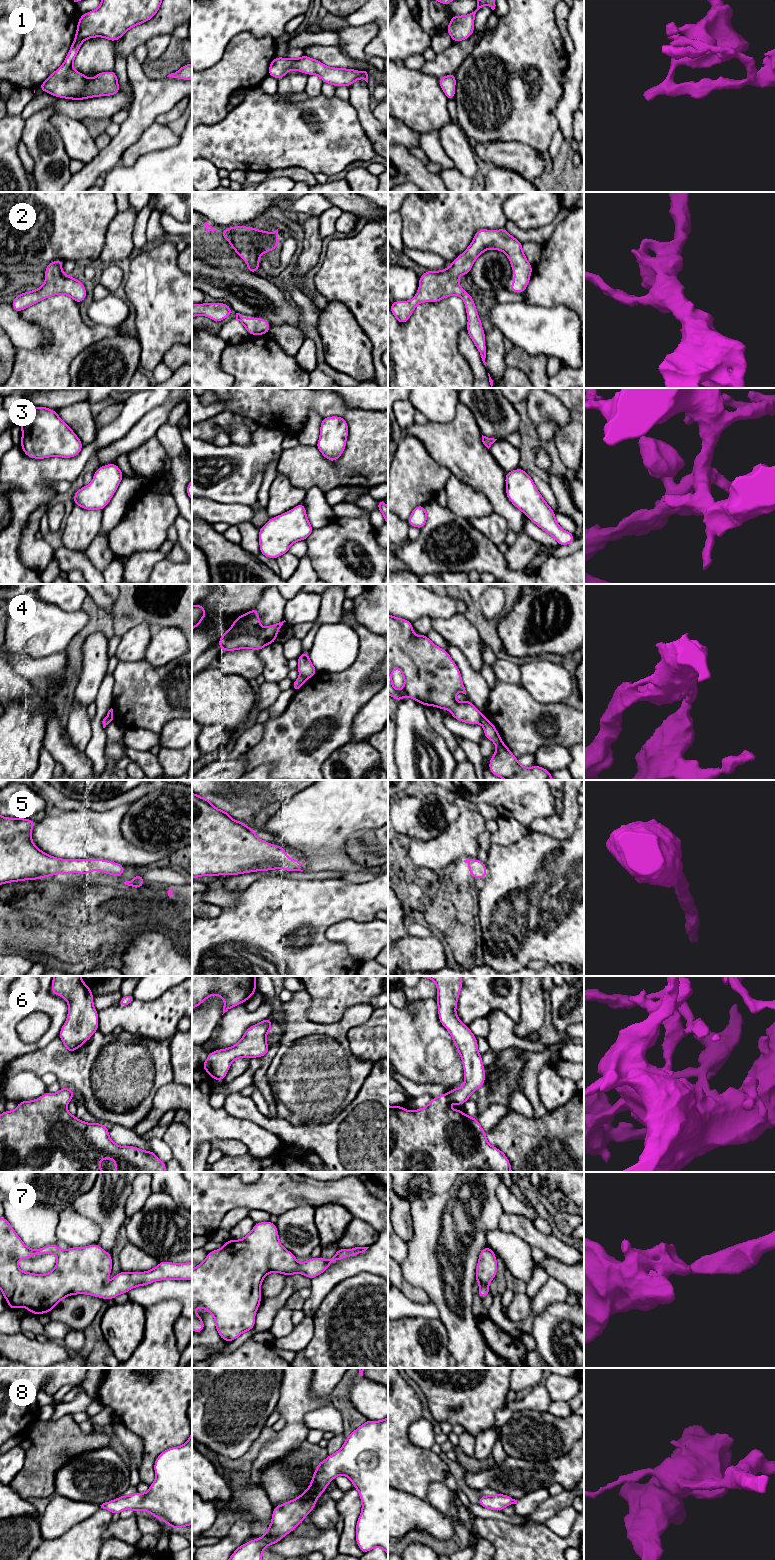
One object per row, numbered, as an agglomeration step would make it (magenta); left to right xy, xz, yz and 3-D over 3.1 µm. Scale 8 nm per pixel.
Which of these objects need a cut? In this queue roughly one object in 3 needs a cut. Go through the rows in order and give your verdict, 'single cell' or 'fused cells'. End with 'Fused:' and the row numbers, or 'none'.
1: single cell
2: single cell
3: single cell
4: fused cells
5: single cell
6: single cell
7: single cell
8: single cell
Fused: 4

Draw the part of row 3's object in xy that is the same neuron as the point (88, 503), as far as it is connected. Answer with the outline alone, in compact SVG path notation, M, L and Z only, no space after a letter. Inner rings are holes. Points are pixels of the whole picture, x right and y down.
M115 463L95 470L90 484L74 493L74 504L85 510L103 510L115 494L124 475Z

